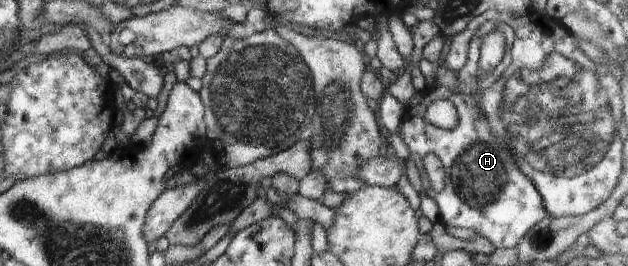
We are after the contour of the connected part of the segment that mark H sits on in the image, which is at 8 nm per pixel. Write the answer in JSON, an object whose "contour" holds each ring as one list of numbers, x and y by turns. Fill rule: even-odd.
{"contour":[[490,18,476,30,476,36,472,37,470,46,472,48,478,46,483,36,494,30,500,30,506,41,506,52,498,66,490,74,478,74,478,82,476,82,476,54,472,50,472,58,468,54,464,68,458,72,458,86,455,89,451,90,443,85,427,88,422,93,422,100,416,106,406,107,406,113,400,125,400,138,404,140,409,158,415,161,414,164,423,178,425,174,422,158,426,154,436,154,444,166,446,173,444,190,436,192,425,179,418,187,423,195,432,198,438,205,439,221,454,228,472,228,500,250,517,246,528,230,544,220,548,214,534,183,516,168,514,156,506,148,506,141,498,142,492,135,490,124,480,122,488,121,484,110,480,108,480,94,482,90,494,86,494,82,511,65,511,45,516,38,516,31,512,30,510,25],[468,74,470,74,471,84,468,82],[472,88,478,88,480,94,472,92],[438,99,450,100,454,104,459,116,459,125,456,128,443,129,426,121,426,108]]}

